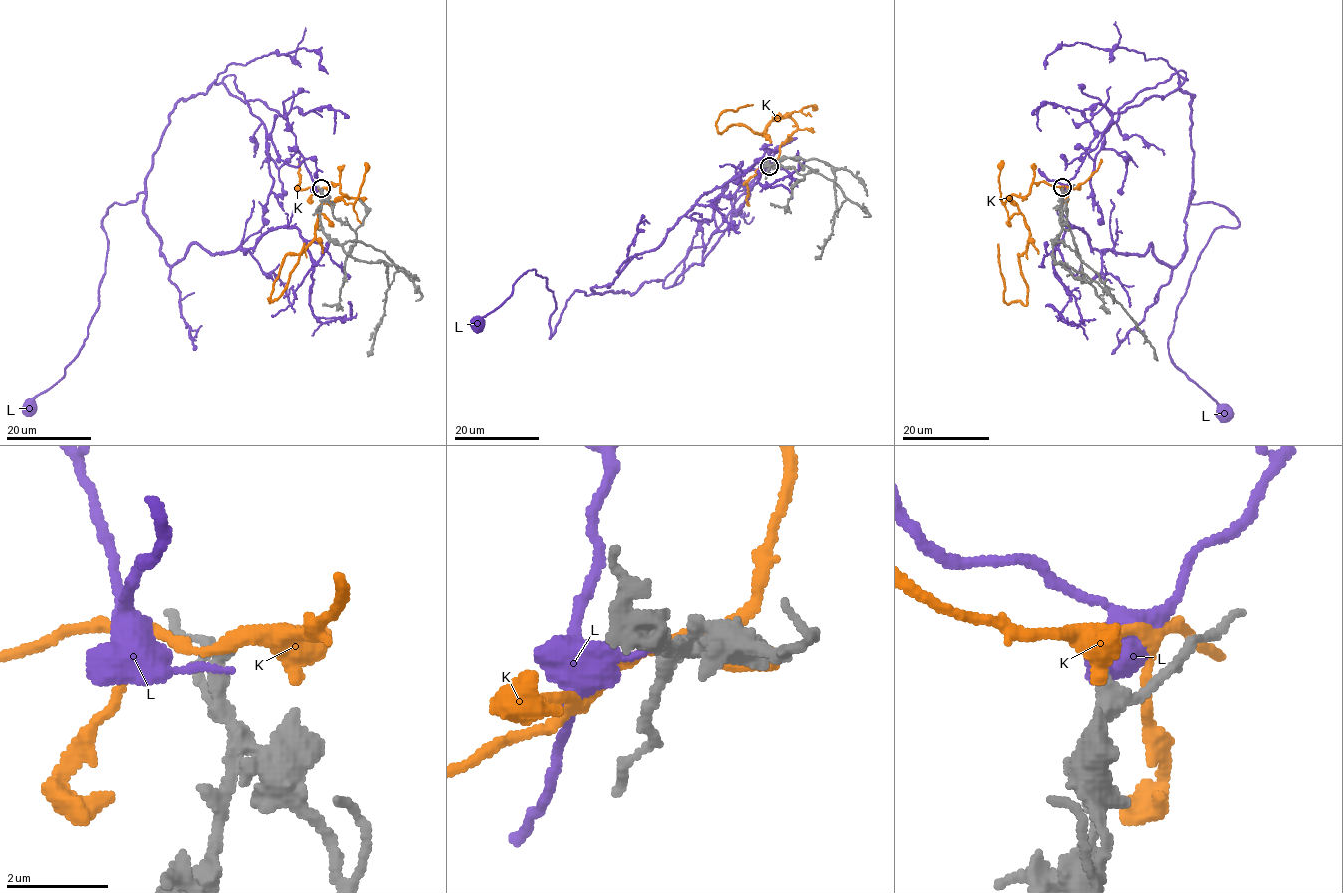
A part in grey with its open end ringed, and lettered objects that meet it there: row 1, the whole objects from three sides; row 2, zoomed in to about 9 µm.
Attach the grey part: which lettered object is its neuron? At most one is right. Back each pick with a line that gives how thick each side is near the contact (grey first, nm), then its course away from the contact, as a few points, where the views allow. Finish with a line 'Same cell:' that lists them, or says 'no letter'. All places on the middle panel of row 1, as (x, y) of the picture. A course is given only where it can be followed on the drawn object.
Same cell: no letter

